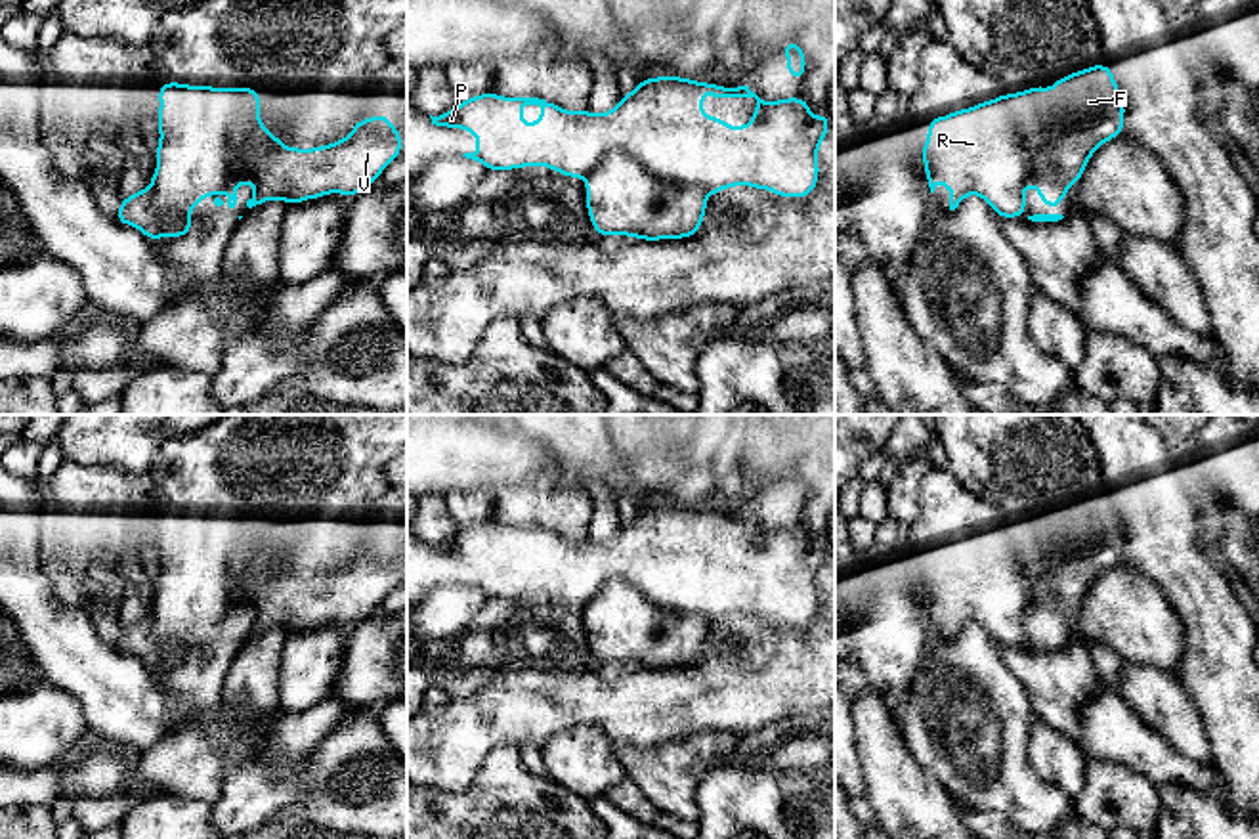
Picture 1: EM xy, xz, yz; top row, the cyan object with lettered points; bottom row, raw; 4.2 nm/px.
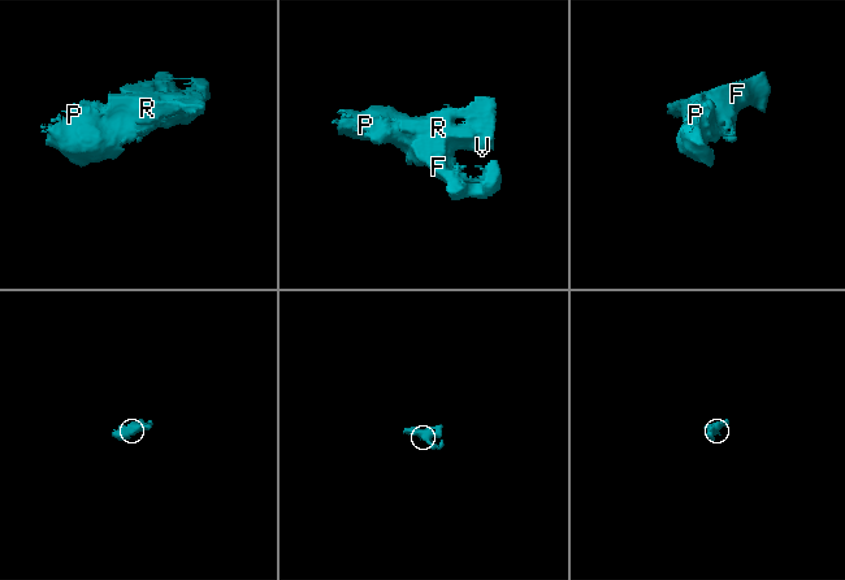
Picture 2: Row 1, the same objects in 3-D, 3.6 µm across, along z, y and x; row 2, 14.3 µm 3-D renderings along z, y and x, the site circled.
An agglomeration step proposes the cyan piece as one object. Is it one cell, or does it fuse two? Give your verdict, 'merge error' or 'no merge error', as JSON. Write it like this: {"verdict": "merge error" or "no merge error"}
{"verdict": "merge error"}

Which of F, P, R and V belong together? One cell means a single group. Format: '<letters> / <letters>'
F / P R V

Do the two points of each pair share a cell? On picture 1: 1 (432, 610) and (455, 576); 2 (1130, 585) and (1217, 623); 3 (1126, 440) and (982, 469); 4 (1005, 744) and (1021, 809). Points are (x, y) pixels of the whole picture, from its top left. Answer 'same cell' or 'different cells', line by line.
1: different cells
2: different cells
3: different cells
4: same cell

